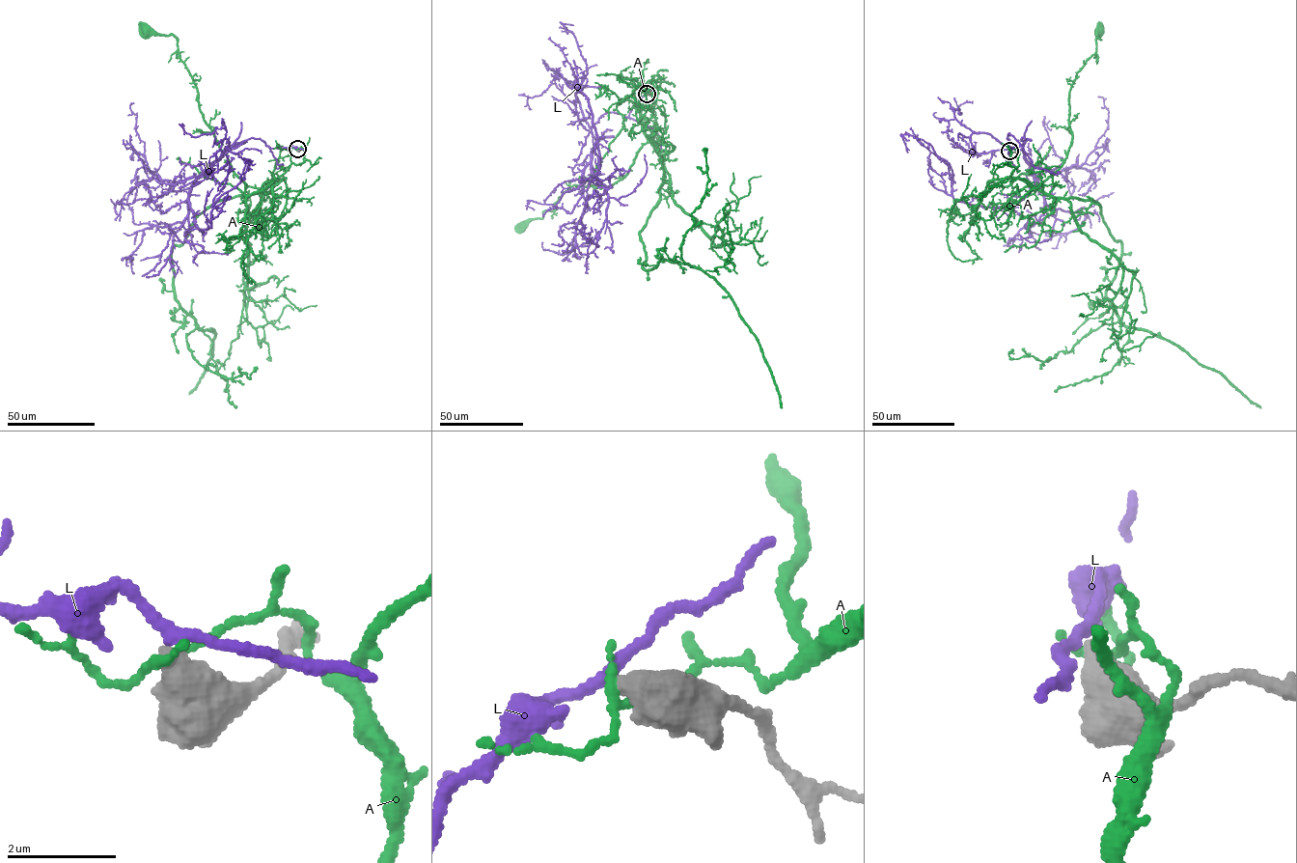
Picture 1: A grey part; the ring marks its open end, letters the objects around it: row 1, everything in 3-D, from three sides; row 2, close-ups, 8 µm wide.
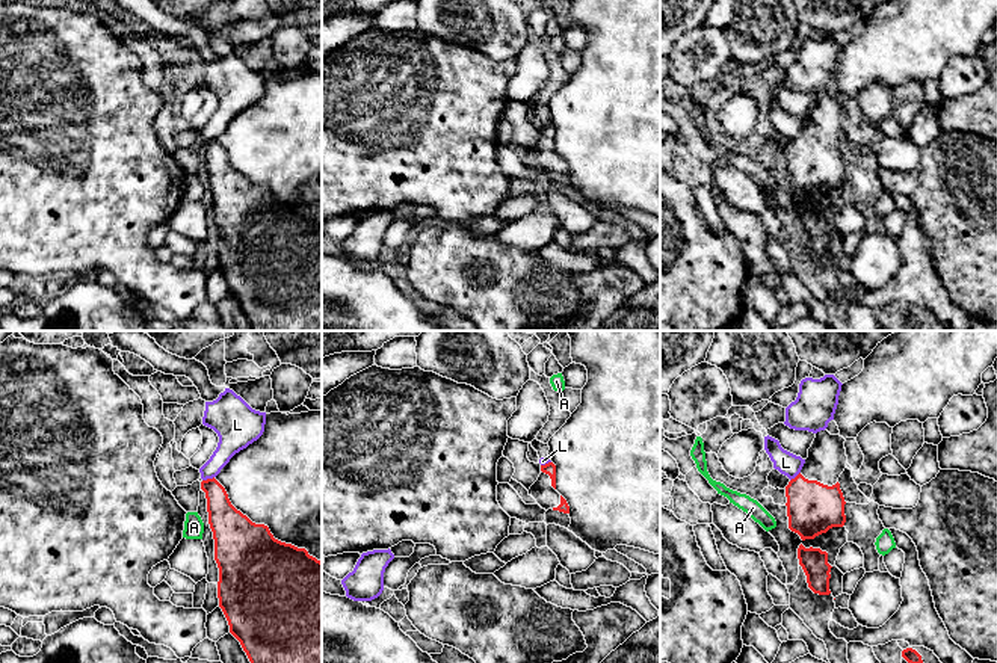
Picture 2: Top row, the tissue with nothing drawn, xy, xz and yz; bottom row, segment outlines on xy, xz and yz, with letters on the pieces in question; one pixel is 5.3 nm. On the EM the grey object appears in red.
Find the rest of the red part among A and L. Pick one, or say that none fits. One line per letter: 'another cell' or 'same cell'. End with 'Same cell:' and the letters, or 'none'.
A: another cell
L: another cell
Same cell: none

